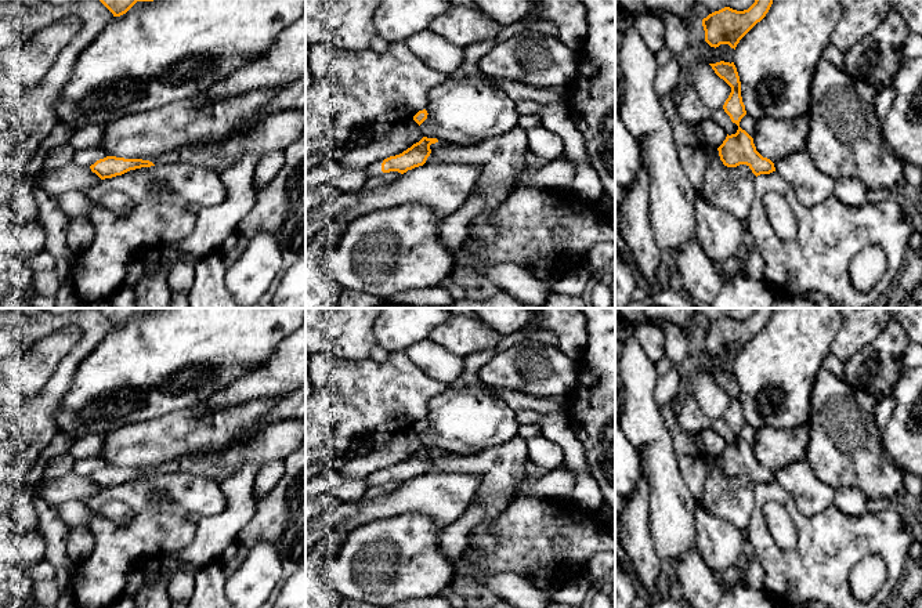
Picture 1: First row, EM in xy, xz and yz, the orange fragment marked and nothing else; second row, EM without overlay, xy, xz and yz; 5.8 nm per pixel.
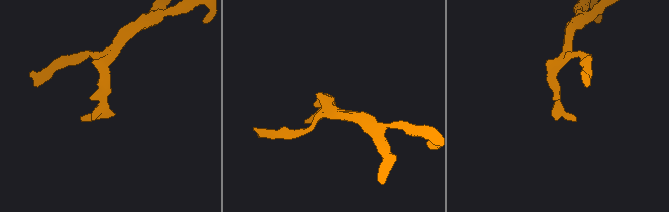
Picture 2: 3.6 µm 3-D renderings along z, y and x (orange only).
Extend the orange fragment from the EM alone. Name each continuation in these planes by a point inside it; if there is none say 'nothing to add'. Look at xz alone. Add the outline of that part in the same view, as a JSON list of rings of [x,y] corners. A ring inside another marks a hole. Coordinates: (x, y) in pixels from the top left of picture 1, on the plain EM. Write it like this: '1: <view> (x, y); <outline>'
1: xz (375, 478); [[[383,468],[380,470],[376,470],[373,471],[372,474],[369,474],[365,479],[368,482],[369,486],[373,486],[373,485],[380,485],[383,484],[382,481],[382,473],[383,473]]]

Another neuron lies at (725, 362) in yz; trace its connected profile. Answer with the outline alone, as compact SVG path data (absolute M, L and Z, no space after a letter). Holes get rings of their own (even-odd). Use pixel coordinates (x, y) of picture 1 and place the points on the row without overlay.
M704 351L699 365L705 369L708 373L716 373L720 370L724 372L733 372L734 369L734 358L731 358L728 354L720 354L719 357L711 357L706 351Z

